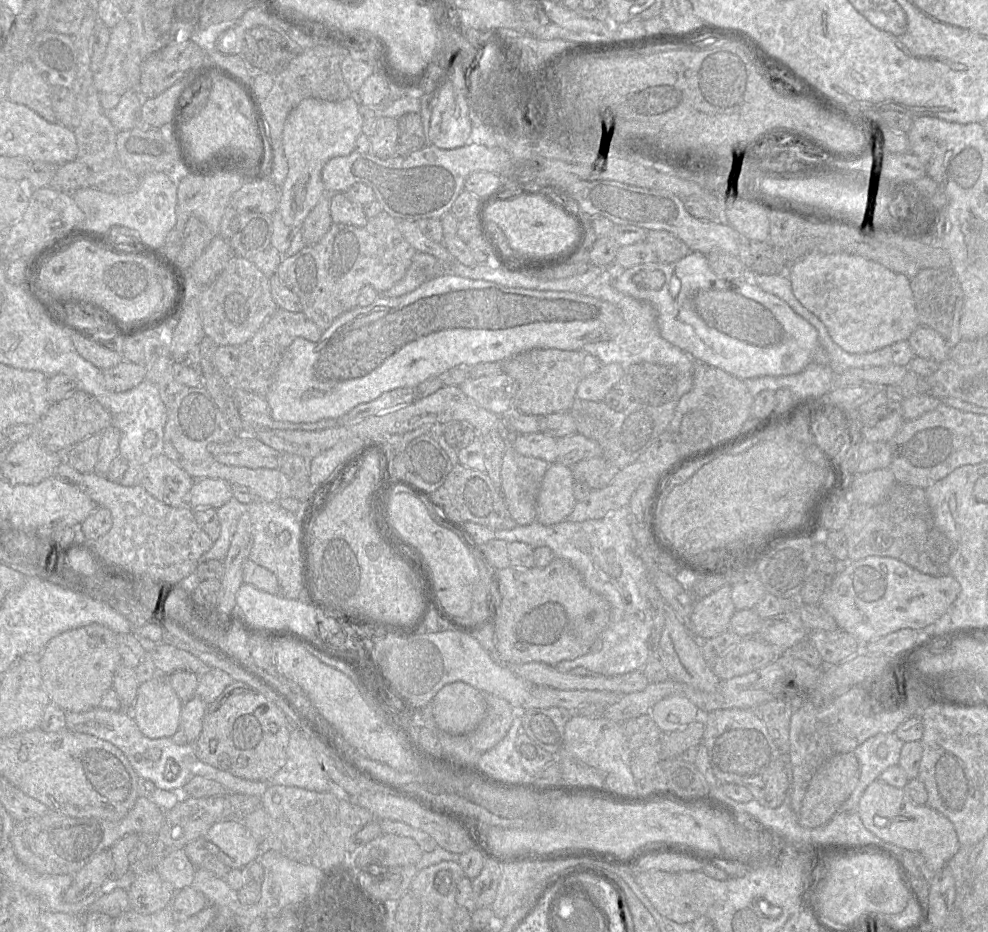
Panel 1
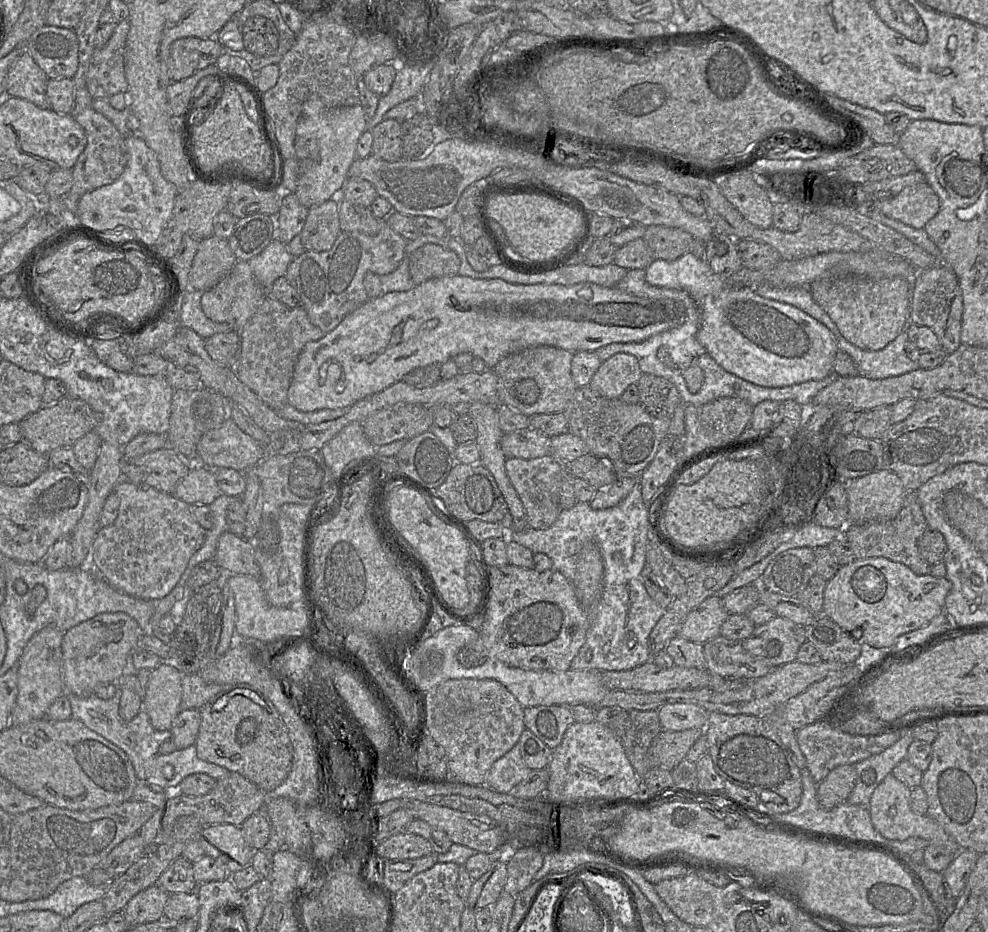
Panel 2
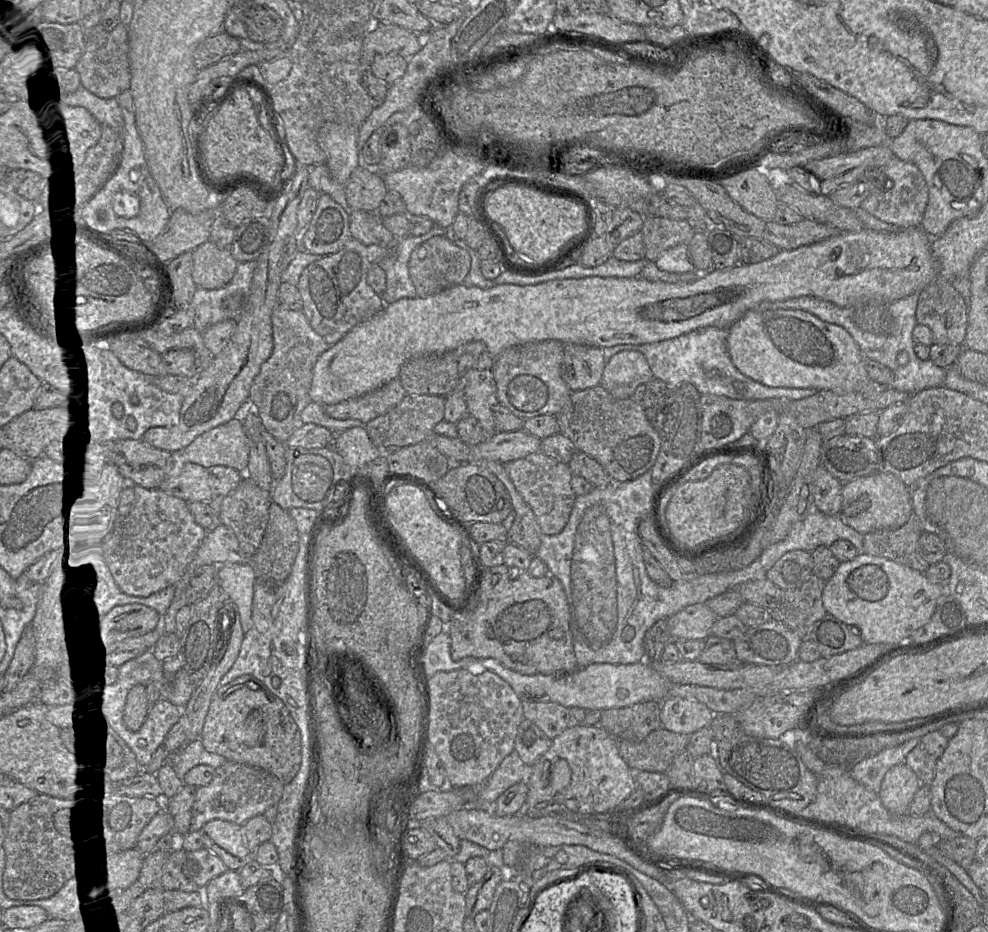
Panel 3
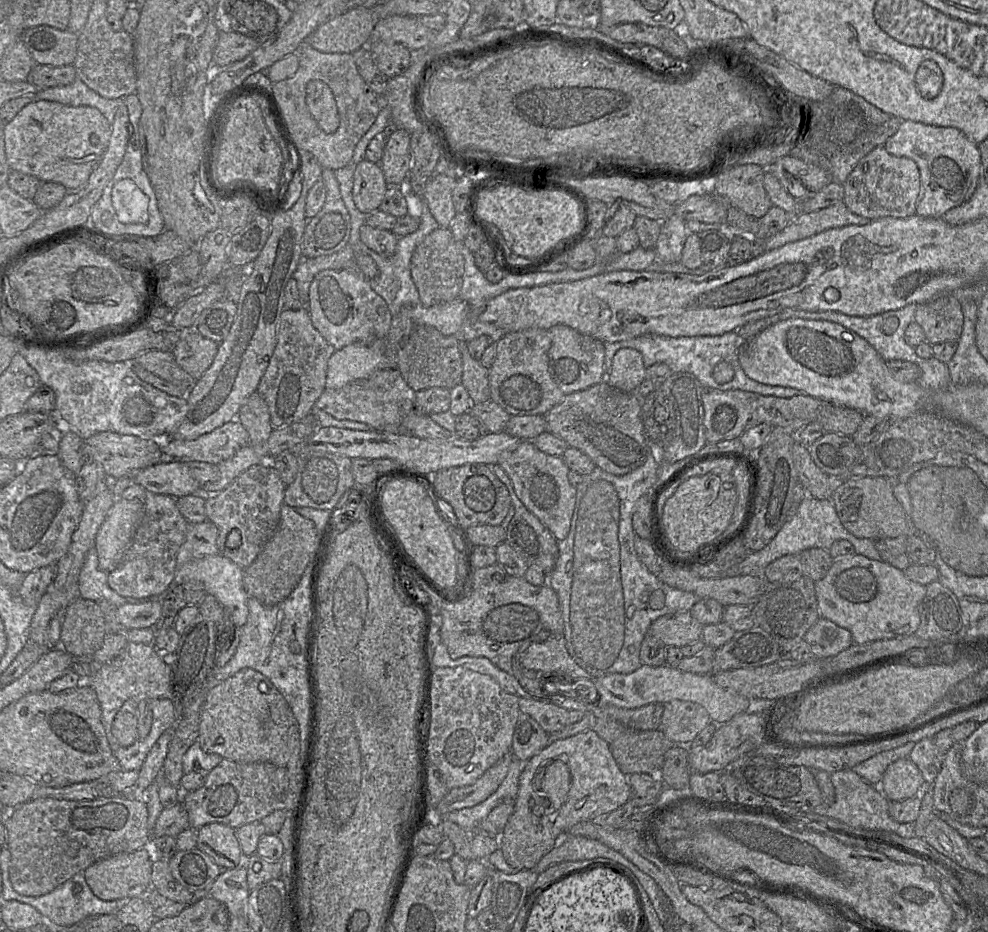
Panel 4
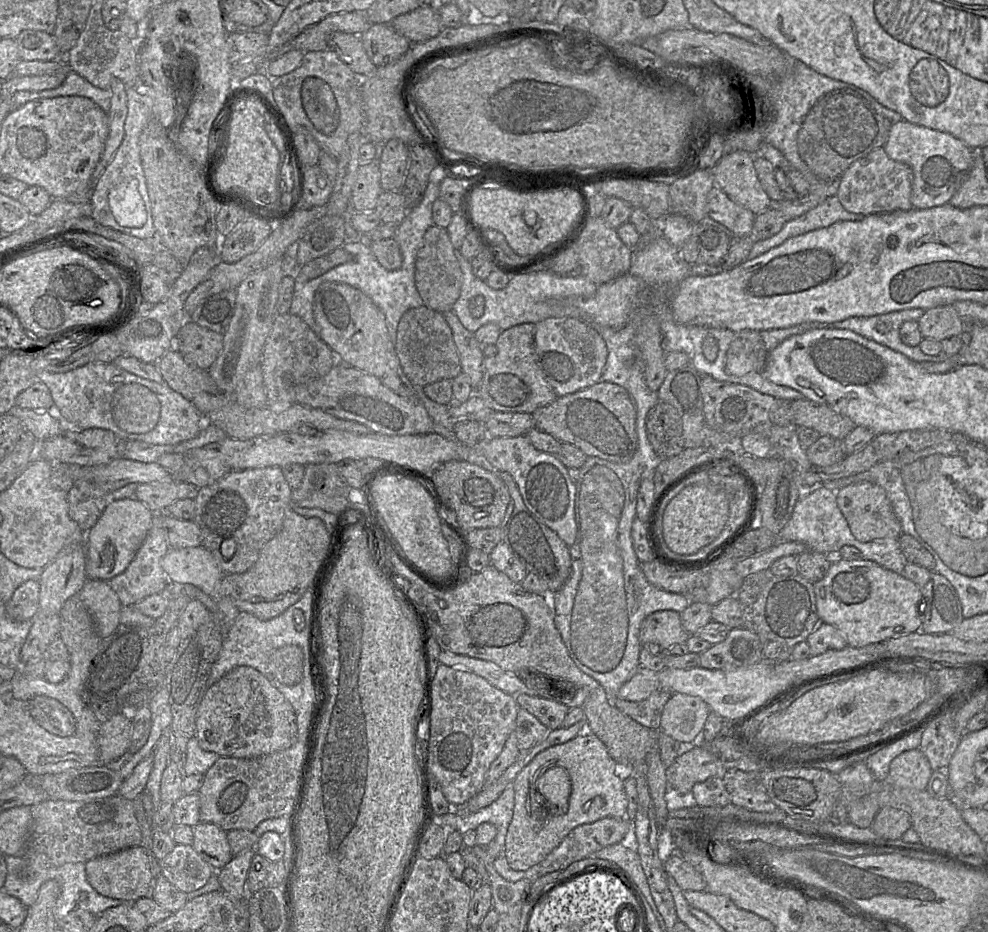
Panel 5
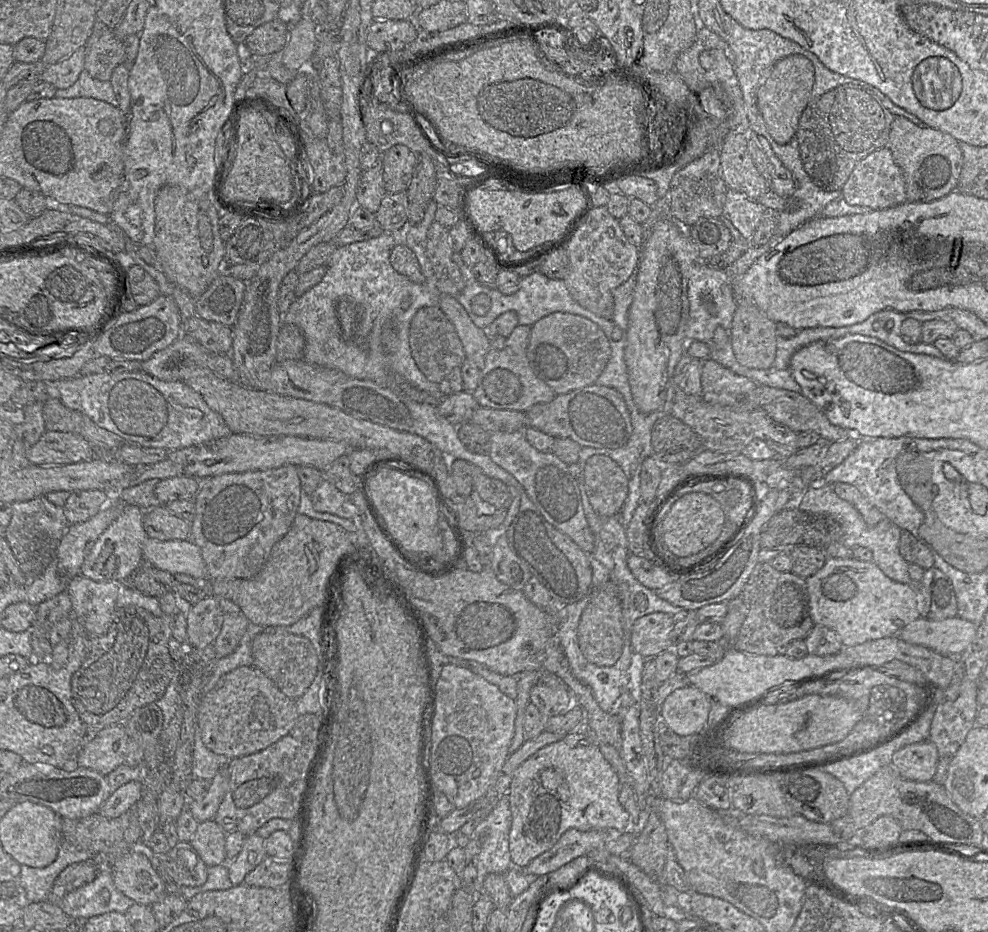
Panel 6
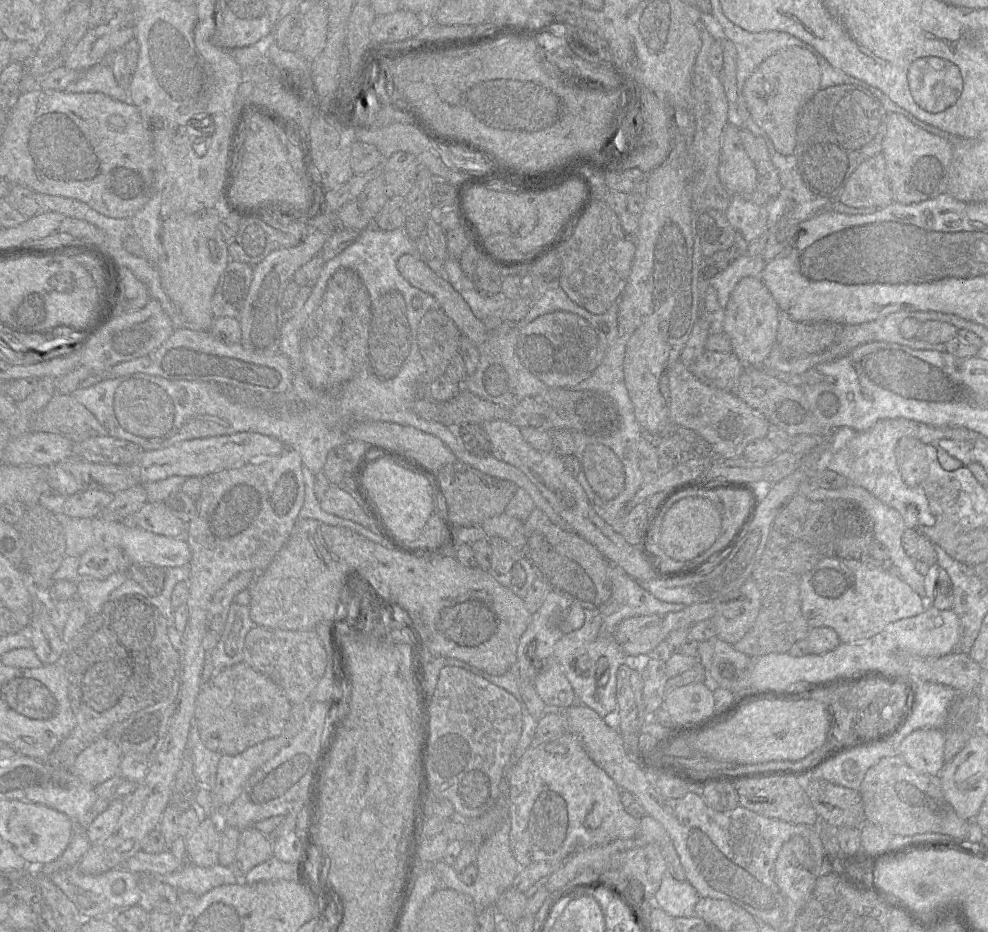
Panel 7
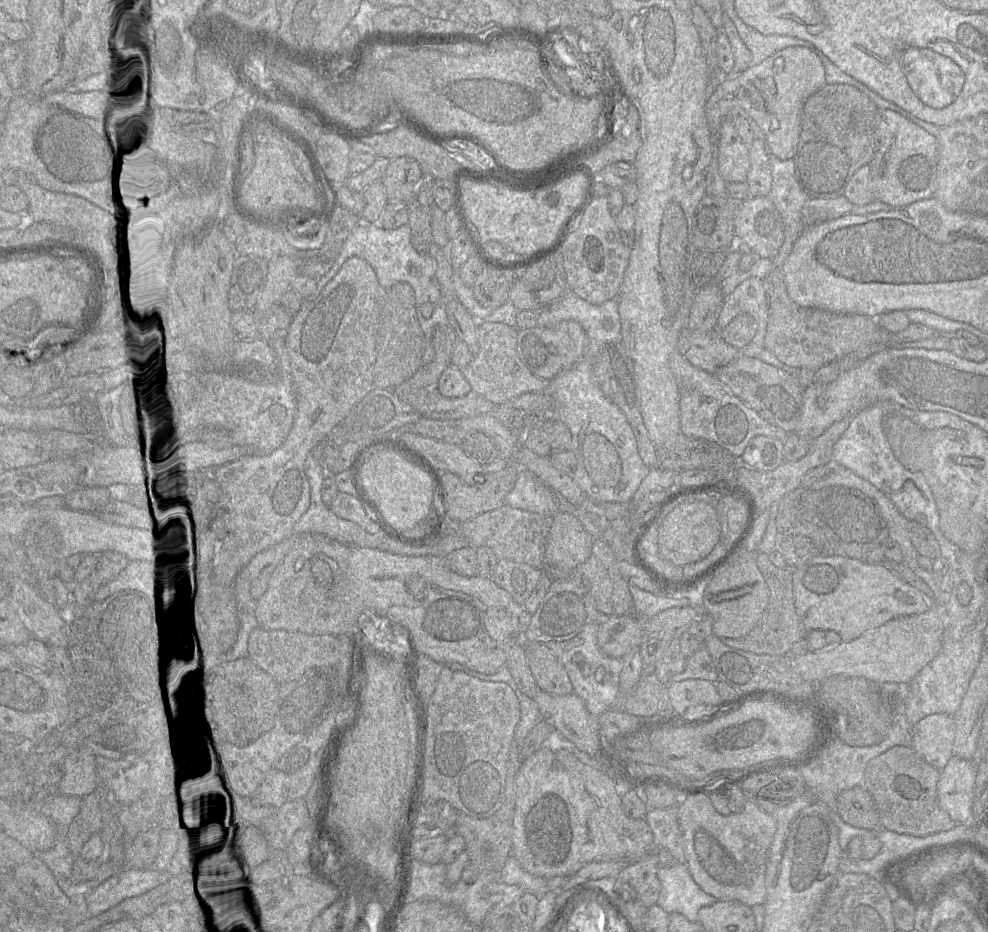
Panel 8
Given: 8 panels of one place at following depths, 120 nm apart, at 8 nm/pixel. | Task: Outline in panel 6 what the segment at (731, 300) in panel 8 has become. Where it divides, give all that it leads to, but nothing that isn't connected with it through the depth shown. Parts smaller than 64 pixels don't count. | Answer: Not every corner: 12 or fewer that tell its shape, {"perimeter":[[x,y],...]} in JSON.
{"perimeter":[[738,301],[730,341],[739,364],[767,369],[775,322]]}

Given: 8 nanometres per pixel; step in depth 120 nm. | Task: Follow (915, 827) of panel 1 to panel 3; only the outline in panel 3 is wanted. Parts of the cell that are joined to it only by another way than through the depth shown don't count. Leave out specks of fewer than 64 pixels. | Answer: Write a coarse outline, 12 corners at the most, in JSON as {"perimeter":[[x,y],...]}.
{"perimeter":[[900,763],[886,772],[878,796],[890,813],[904,815],[920,787]]}

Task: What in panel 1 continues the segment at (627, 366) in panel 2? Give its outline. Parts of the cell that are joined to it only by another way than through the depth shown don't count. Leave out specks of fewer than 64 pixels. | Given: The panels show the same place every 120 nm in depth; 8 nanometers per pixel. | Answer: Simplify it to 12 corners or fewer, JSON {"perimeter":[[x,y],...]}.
{"perimeter":[[618,363],[602,365],[582,378],[576,398],[603,402],[624,381]]}

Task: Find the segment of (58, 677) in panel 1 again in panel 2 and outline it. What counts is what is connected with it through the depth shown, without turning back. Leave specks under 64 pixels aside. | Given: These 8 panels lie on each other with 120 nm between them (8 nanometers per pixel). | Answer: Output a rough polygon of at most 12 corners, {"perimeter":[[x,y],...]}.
{"perimeter":[[123,612],[66,631],[65,692],[87,697],[130,669],[141,633]]}

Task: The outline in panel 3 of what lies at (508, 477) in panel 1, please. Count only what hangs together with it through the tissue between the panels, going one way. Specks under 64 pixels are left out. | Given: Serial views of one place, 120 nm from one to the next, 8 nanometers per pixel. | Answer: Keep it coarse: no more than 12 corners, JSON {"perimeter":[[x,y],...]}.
{"perimeter":[[538,451],[504,466],[543,534],[577,497],[568,465]]}

